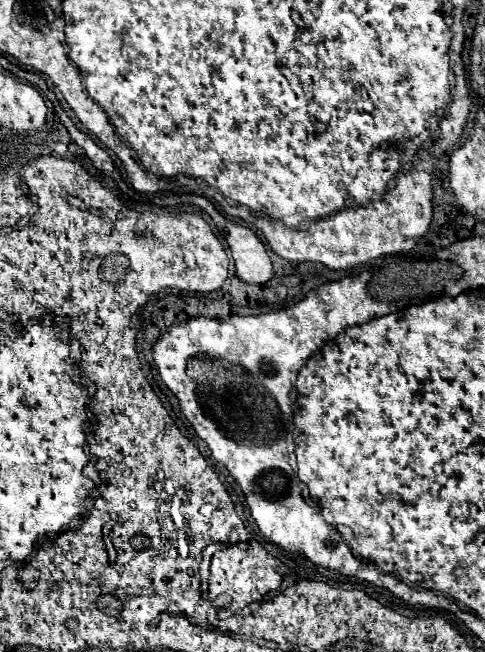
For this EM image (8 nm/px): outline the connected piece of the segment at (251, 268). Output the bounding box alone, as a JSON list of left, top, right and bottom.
[222,221,274,285]

